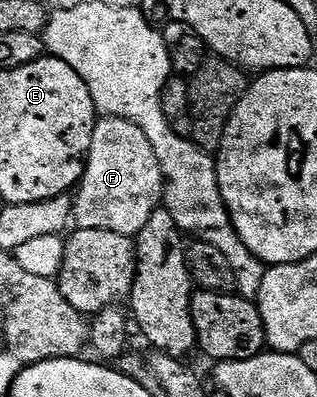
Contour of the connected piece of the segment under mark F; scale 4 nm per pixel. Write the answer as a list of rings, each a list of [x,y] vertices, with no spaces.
[[[107,115],[99,118],[94,124],[90,154],[86,157],[86,172],[73,196],[74,213],[72,223],[77,230],[104,229],[108,233],[120,233],[136,237],[144,225],[148,225],[148,217],[156,213],[164,203],[166,178],[162,175],[160,161],[156,161],[156,149],[152,149],[152,141],[136,125],[127,119]]]

